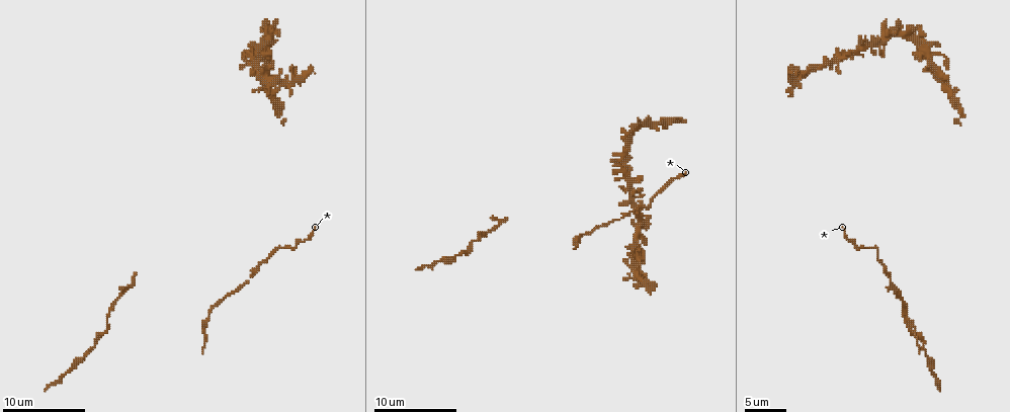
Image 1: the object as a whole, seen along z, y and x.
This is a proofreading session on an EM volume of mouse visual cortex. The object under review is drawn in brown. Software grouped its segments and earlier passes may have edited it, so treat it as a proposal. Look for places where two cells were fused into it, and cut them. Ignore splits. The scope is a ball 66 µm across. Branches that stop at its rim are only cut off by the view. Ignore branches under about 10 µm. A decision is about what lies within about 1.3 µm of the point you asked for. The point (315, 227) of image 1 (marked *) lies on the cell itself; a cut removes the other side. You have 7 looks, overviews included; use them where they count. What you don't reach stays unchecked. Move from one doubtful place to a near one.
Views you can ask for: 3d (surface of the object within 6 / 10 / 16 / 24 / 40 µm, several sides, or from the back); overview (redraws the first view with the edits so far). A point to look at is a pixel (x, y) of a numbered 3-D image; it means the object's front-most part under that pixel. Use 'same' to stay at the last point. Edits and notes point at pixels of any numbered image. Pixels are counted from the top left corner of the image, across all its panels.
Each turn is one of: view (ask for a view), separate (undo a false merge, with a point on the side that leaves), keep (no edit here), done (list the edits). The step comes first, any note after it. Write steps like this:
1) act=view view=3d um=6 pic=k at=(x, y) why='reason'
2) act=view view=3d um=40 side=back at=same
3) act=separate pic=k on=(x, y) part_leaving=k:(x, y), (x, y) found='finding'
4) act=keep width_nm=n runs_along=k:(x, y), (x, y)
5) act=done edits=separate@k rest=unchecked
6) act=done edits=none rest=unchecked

act=view view=3d um=16 pic=1 at=(910, 330) why='calibre changes'

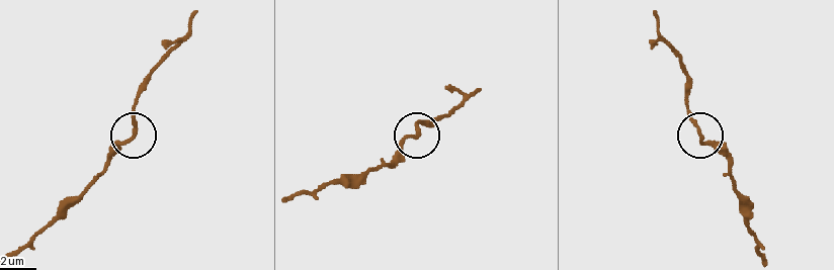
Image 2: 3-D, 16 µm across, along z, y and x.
act=view view=3d um=16 side=back pic=2 at=(698, 134)

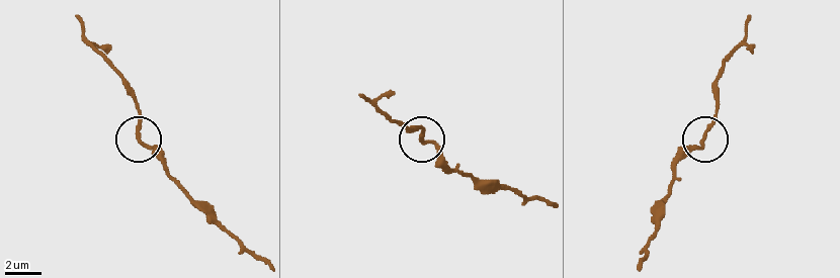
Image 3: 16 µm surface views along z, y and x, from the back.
act=keep width_nm=200 found='continuous, no second cell'

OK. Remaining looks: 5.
act=view view=3d um=10 pic=1 at=(501, 222)

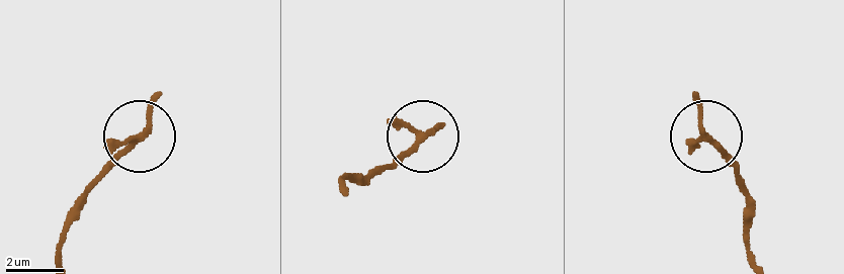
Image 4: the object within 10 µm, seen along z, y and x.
act=view view=3d um=10 side=back pic=4 at=(148, 131)

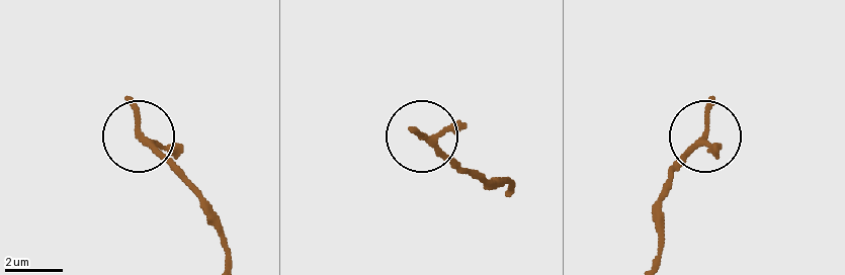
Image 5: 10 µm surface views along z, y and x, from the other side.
act=keep found='continuous, no second cell'

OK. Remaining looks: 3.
act=view view=3d um=10 pic=1 at=(928, 355) why='calibre changes'

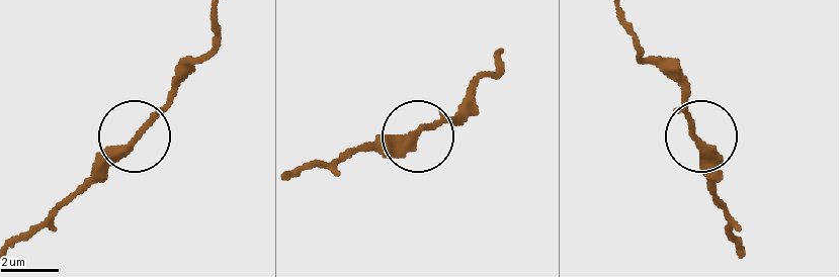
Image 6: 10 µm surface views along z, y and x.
act=view view=3d um=10 side=back pic=6 at=(693, 137)

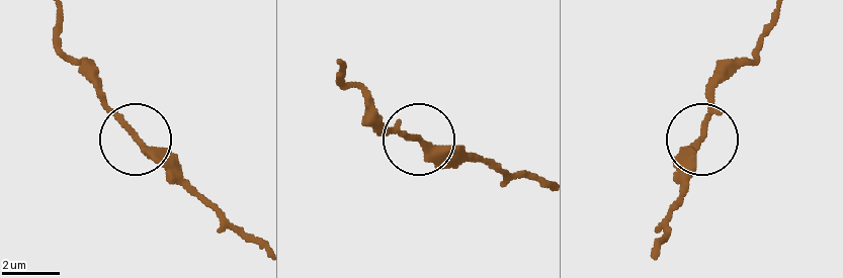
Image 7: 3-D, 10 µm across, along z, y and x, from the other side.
act=keep width_nm=250 found='all the same cell'

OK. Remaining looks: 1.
act=view view=3d um=10 pic=1 at=(647, 124) why='two arms at a narrow angle'

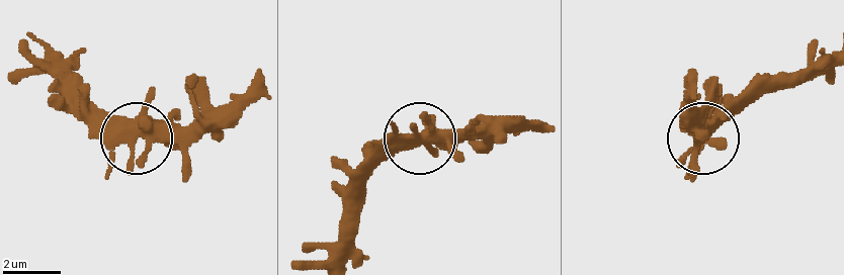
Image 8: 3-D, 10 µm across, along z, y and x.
act=keep found='one cell here'

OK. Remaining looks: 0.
act=done edits=none rest=unchecked

